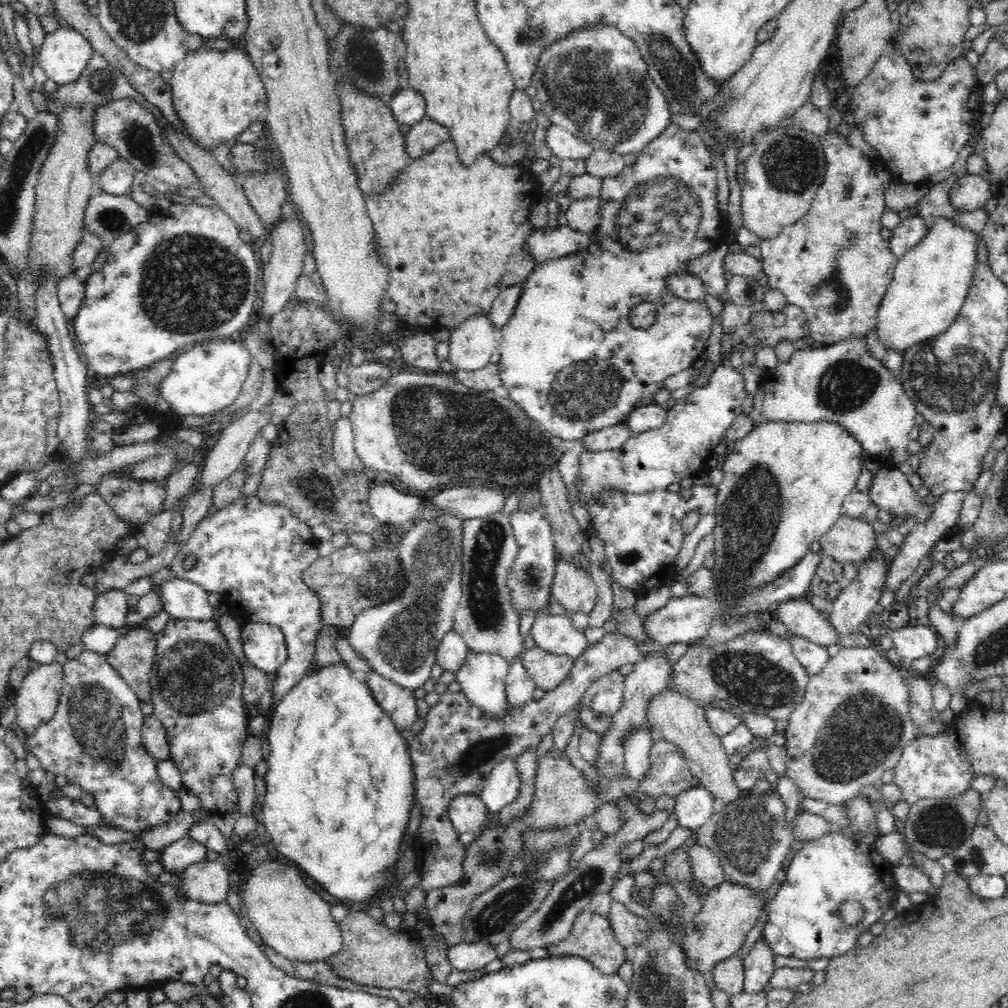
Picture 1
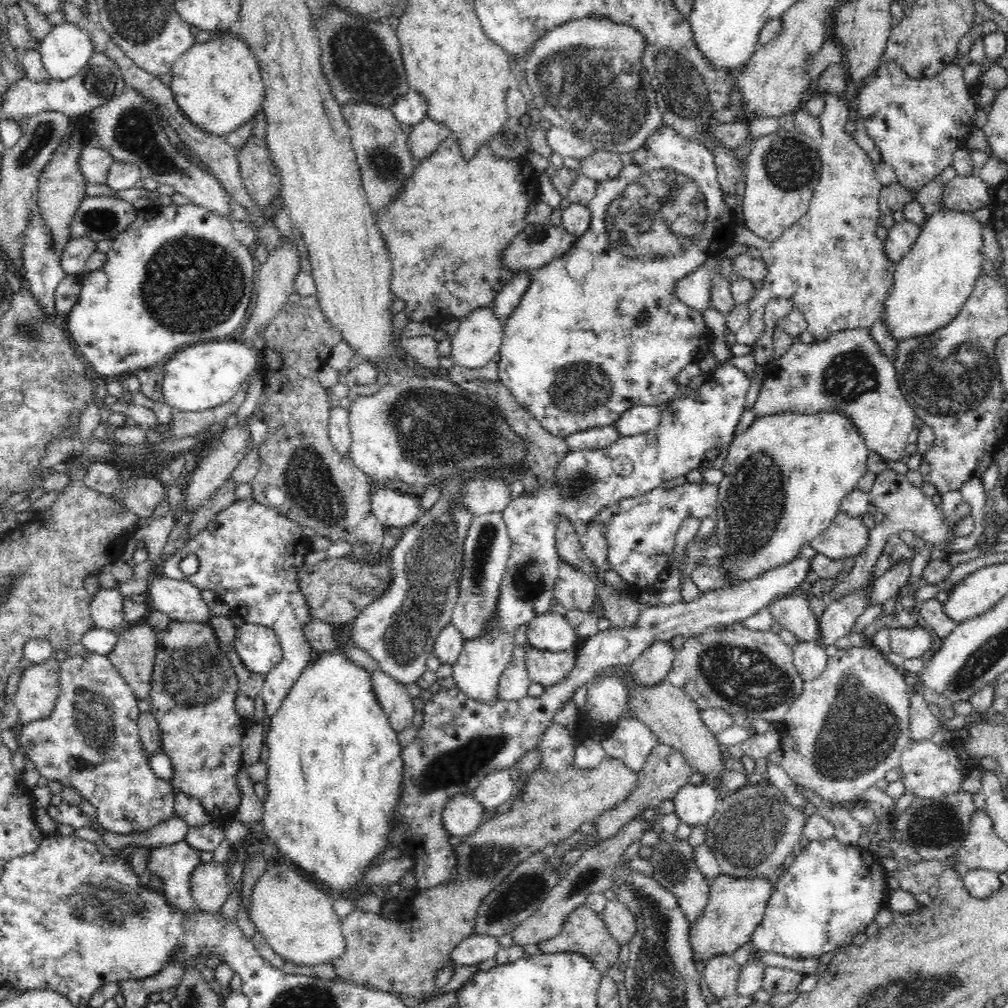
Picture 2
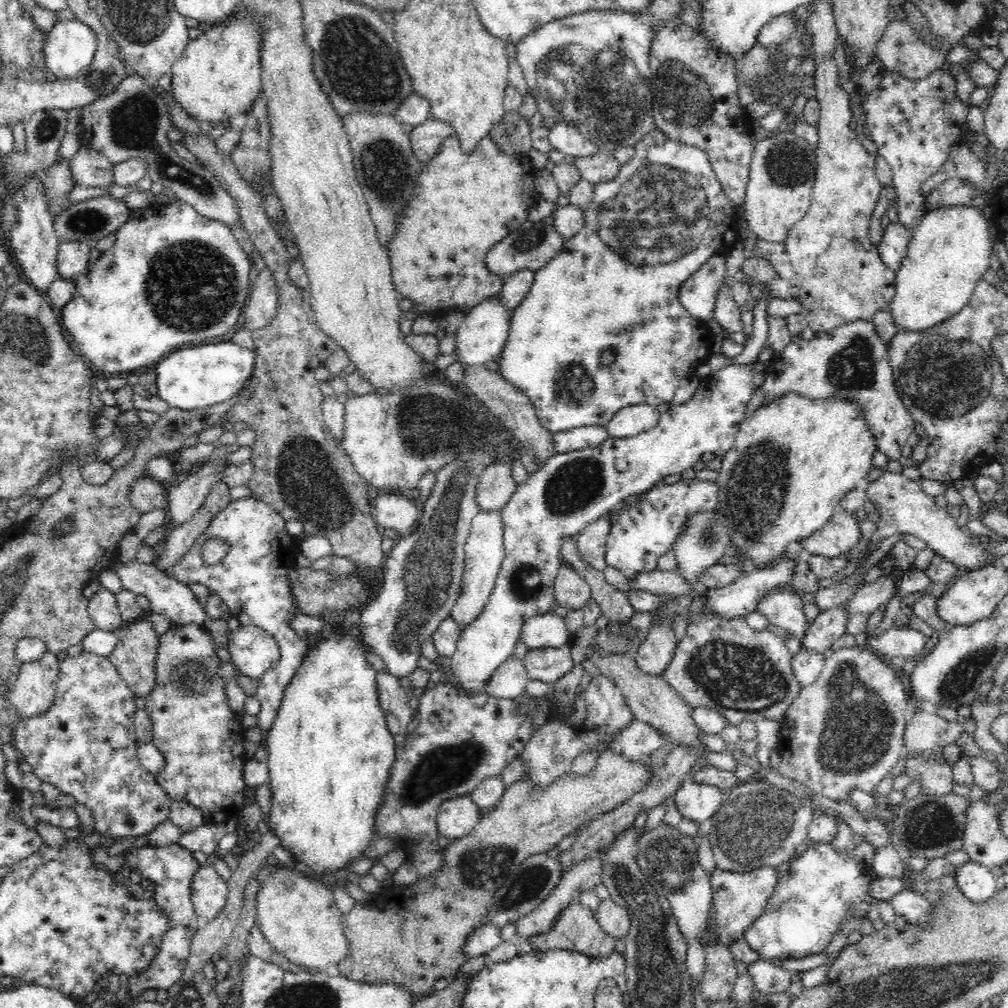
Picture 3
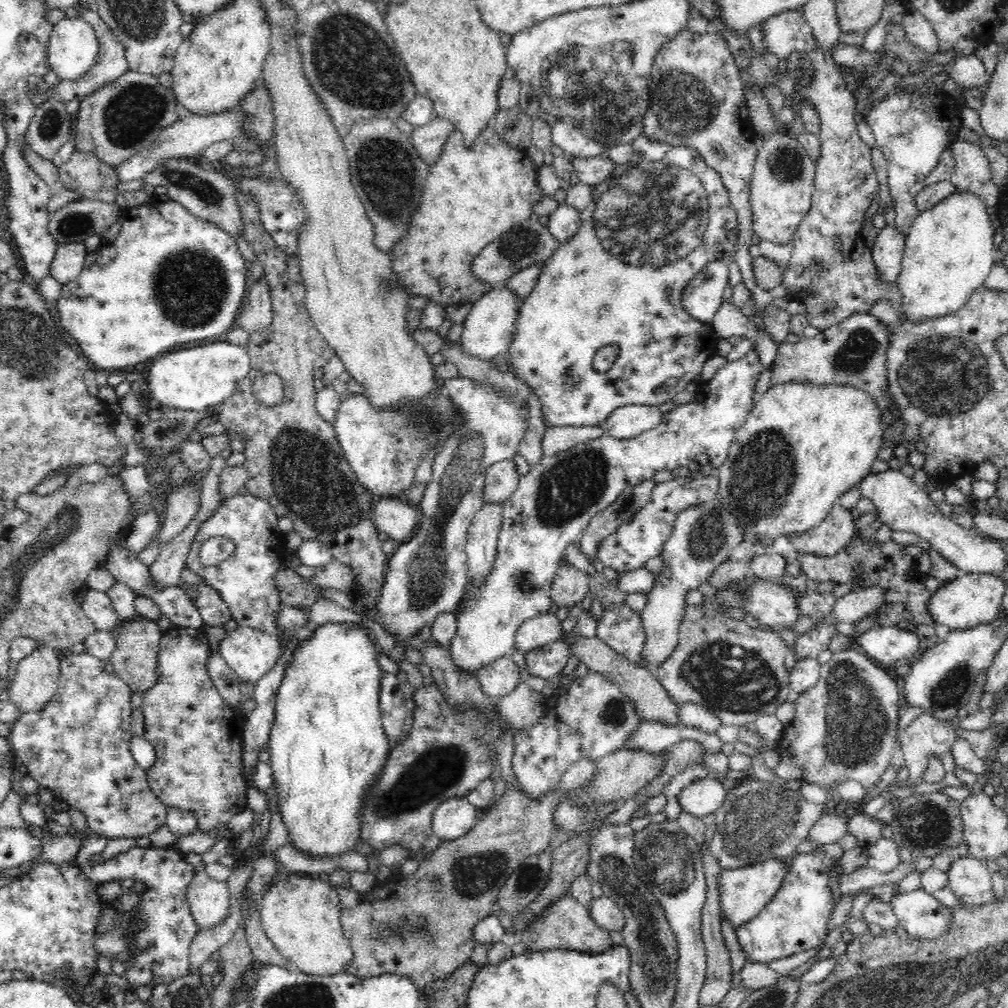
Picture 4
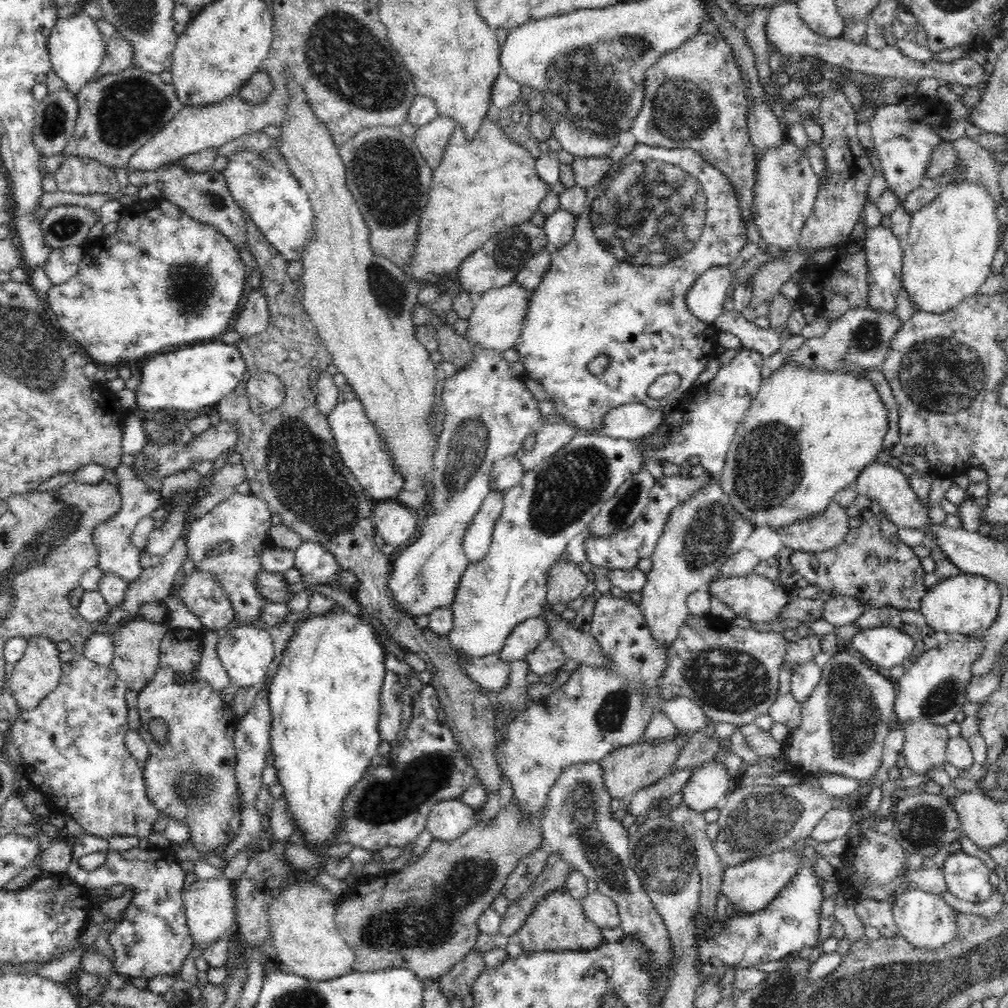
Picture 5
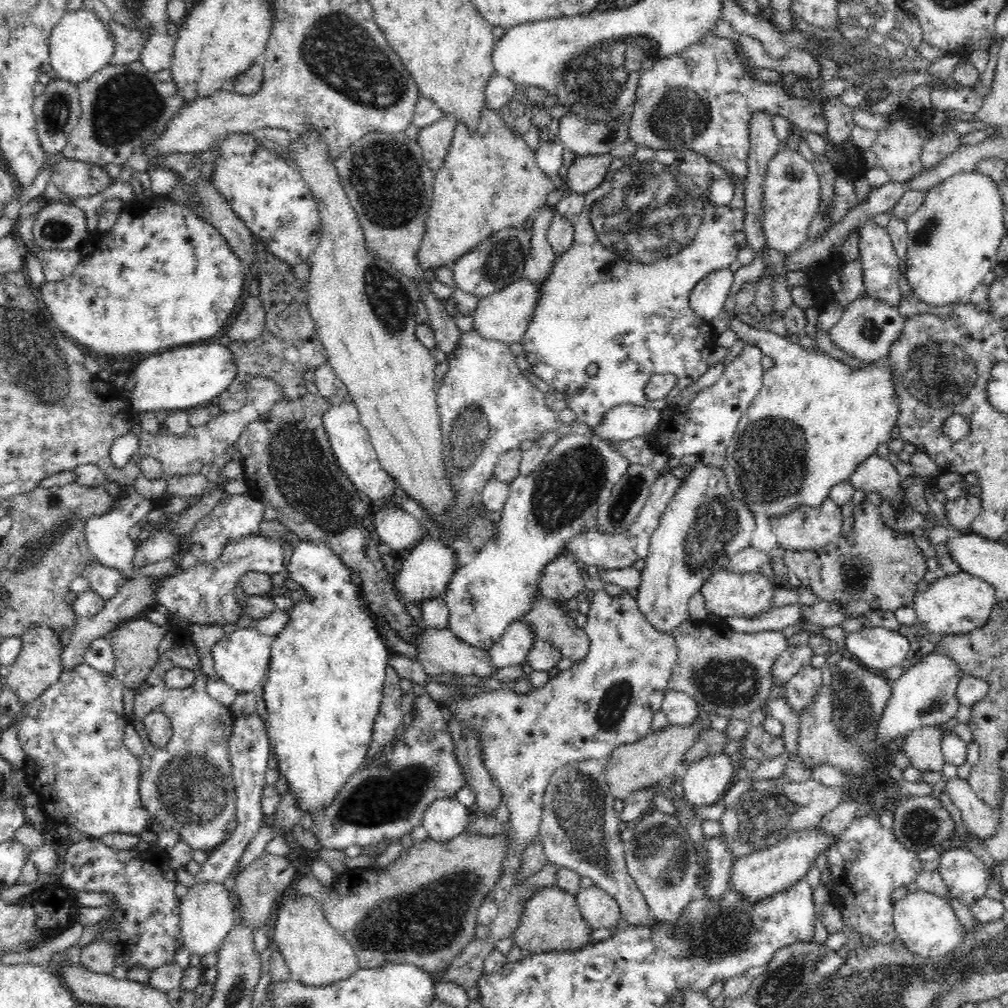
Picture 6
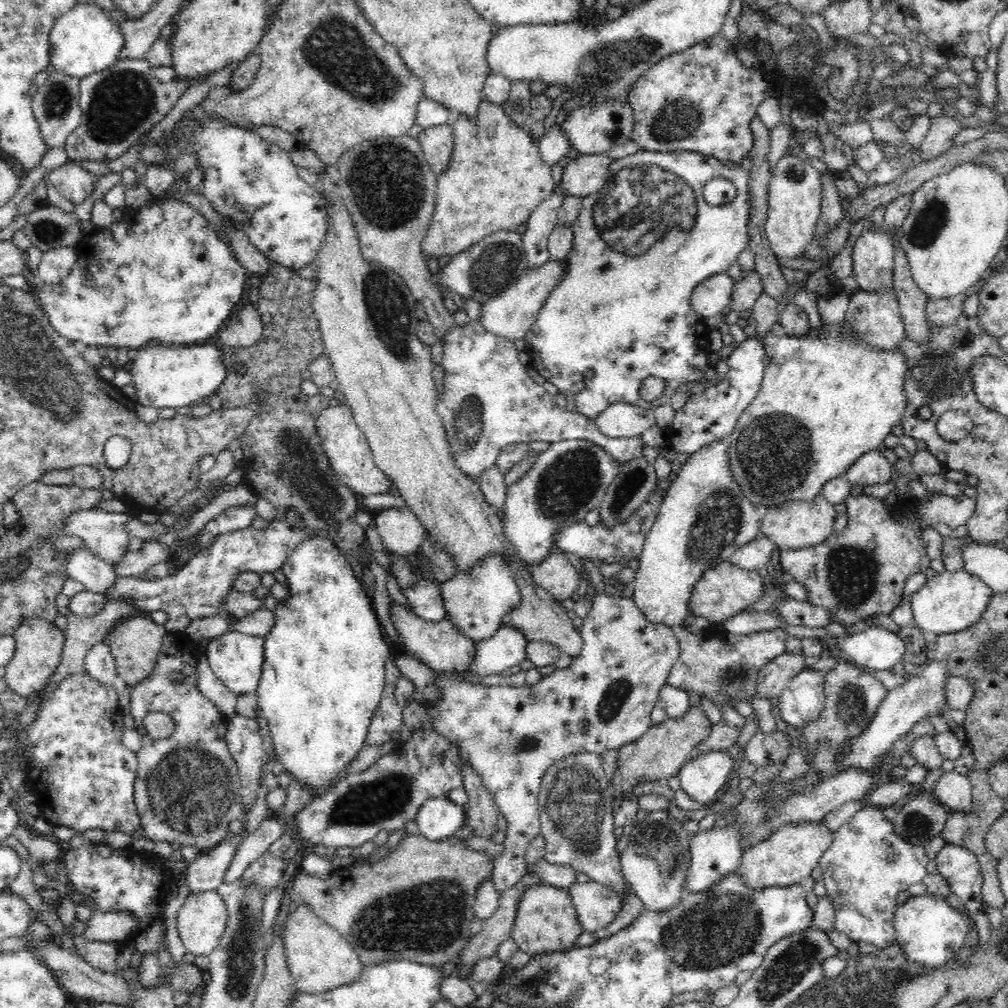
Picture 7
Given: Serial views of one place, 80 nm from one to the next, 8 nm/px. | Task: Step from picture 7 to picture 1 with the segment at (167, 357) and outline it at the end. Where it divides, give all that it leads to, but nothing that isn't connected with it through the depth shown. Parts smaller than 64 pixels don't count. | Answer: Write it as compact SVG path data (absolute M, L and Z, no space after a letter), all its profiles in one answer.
M220 340L220 342L199 342L195 344L194 348L186 348L180 352L180 356L176 356L176 360L173 360L172 372L167 374L160 384L160 395L164 397L164 400L172 407L177 416L188 414L196 416L212 415L230 406L238 398L252 364L253 356L246 349L242 340L228 340L228 342Z

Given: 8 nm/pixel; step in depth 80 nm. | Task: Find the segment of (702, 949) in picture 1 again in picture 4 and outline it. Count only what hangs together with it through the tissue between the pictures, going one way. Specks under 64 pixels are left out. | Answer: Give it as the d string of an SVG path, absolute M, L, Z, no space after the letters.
M790 858L771 859L751 864L749 867L722 869L718 878L718 891L720 891L720 914L727 918L734 928L747 923L758 916L769 900L780 890L786 874L790 871L793 863Z

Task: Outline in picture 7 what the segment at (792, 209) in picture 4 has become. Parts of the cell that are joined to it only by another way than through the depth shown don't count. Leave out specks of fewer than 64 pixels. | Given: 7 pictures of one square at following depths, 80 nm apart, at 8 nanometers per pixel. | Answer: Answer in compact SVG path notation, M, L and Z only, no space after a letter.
M786 154L771 172L765 234L770 249L778 260L802 257L807 252L808 246L811 246L815 238L815 227L821 216L822 182L822 175L804 156L796 157Z

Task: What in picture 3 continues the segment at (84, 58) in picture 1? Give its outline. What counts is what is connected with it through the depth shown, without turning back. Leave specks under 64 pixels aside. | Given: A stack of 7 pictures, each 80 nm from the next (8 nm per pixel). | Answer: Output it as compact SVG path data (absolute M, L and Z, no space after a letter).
M78 19L59 20L47 33L42 51L47 70L57 79L76 76L96 56L95 32Z

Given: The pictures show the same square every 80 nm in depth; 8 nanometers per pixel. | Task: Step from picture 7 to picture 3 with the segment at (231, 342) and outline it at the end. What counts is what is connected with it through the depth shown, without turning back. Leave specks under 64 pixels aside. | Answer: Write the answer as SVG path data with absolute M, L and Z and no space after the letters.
M264 269L250 287L248 302L244 308L244 329L253 333L272 323L276 317L279 292L273 272Z

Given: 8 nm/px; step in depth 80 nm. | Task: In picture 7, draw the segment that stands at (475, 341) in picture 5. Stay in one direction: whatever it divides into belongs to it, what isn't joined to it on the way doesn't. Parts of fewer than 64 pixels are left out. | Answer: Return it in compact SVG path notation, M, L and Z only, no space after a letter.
M548 260L544 266L538 269L526 269L515 283L504 290L500 296L492 298L482 304L479 321L492 334L504 336L513 341L525 338L532 326L536 323L538 314L550 296L550 292L556 288L556 284L562 280L562 274L566 272L567 260Z

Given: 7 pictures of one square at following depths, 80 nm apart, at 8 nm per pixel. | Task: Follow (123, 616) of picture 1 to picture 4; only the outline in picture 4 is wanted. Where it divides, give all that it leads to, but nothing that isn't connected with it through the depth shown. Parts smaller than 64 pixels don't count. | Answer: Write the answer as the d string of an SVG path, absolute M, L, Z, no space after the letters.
M89 589L86 591L81 607L86 616L95 624L97 630L115 632L122 623L111 598L100 590Z

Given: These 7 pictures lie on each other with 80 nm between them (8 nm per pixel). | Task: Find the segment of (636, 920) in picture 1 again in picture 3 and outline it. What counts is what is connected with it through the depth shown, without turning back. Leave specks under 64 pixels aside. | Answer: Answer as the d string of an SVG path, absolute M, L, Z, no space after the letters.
M611 898L600 901L595 917L600 926L616 939L624 938L632 924L632 917L626 908L616 904Z

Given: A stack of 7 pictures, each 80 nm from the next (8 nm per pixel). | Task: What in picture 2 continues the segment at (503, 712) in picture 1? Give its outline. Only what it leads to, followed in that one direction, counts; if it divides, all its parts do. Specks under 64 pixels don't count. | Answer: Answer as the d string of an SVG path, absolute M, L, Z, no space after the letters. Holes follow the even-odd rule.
M720 363L717 368L707 374L706 381L689 394L670 401L662 409L659 425L652 429L630 436L618 437L606 448L569 451L564 460L560 460L555 472L555 483L542 485L530 495L523 491L520 496L512 499L501 512L506 523L511 540L511 553L507 560L503 574L495 615L488 619L479 637L464 639L463 649L458 655L456 664L452 664L453 678L457 688L469 698L479 702L494 702L498 700L498 682L504 670L510 664L515 648L516 630L522 624L528 624L537 616L550 612L554 603L554 586L558 579L560 558L556 548L556 526L558 518L563 516L572 524L594 521L596 514L606 506L616 504L618 500L638 496L661 486L666 480L674 480L678 476L685 476L688 472L701 470L706 464L705 454L712 448L728 448L735 438L736 426L746 410L746 394L750 388L750 377L746 372L738 369L733 363ZM626 457L632 462L632 472L627 476L618 475L614 468L614 460Z

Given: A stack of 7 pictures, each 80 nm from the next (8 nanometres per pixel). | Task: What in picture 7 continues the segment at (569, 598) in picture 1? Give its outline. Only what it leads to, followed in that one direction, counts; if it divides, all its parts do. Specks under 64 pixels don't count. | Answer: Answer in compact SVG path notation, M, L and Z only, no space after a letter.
M557 548L550 551L544 560L536 561L531 566L531 573L536 584L559 602L571 598L580 580L576 568L564 557L564 552Z

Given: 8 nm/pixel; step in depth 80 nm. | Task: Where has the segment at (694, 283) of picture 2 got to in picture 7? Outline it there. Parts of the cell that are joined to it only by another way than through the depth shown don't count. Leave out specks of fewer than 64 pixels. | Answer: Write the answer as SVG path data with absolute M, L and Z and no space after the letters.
M726 273L700 282L691 294L691 306L703 320L720 314L731 303L734 279Z

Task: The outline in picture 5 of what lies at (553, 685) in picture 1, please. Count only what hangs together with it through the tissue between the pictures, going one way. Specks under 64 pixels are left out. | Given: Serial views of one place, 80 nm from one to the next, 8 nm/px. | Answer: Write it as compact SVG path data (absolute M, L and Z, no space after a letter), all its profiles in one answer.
M548 638L542 639L538 646L525 656L525 660L529 671L539 676L557 672L566 662L561 646Z

